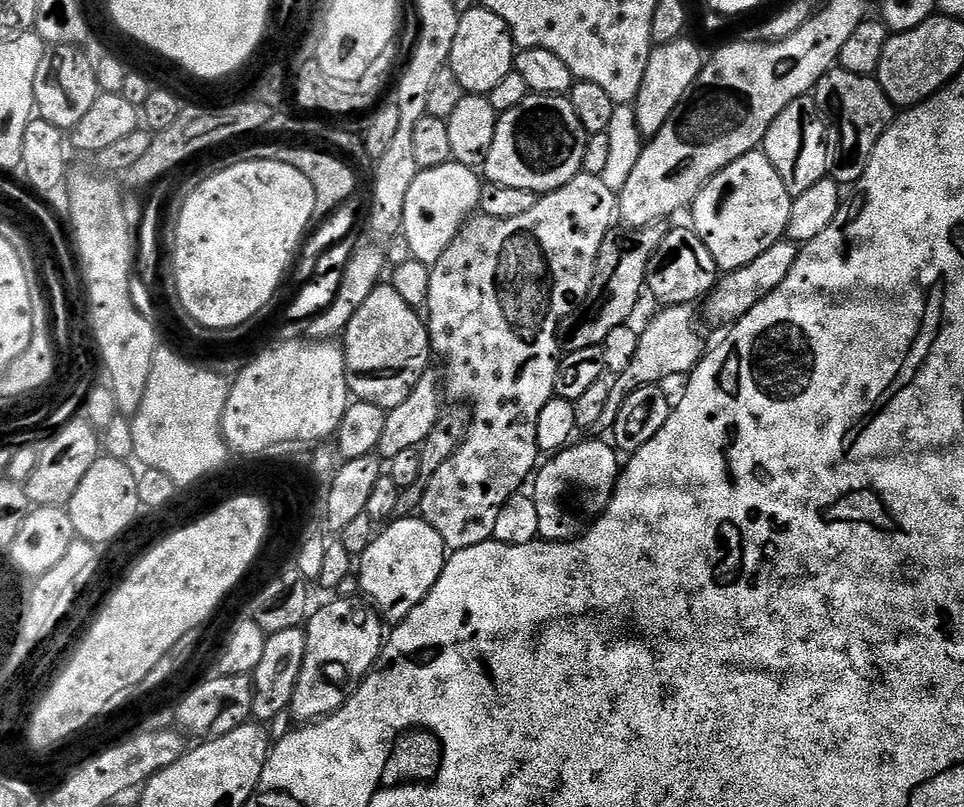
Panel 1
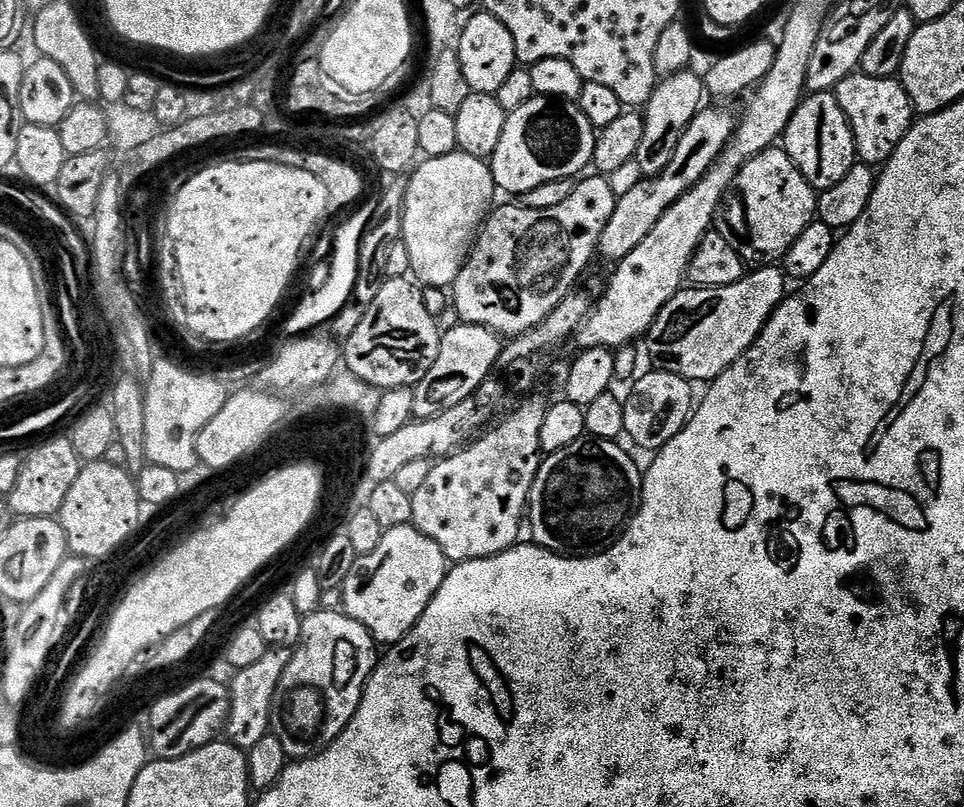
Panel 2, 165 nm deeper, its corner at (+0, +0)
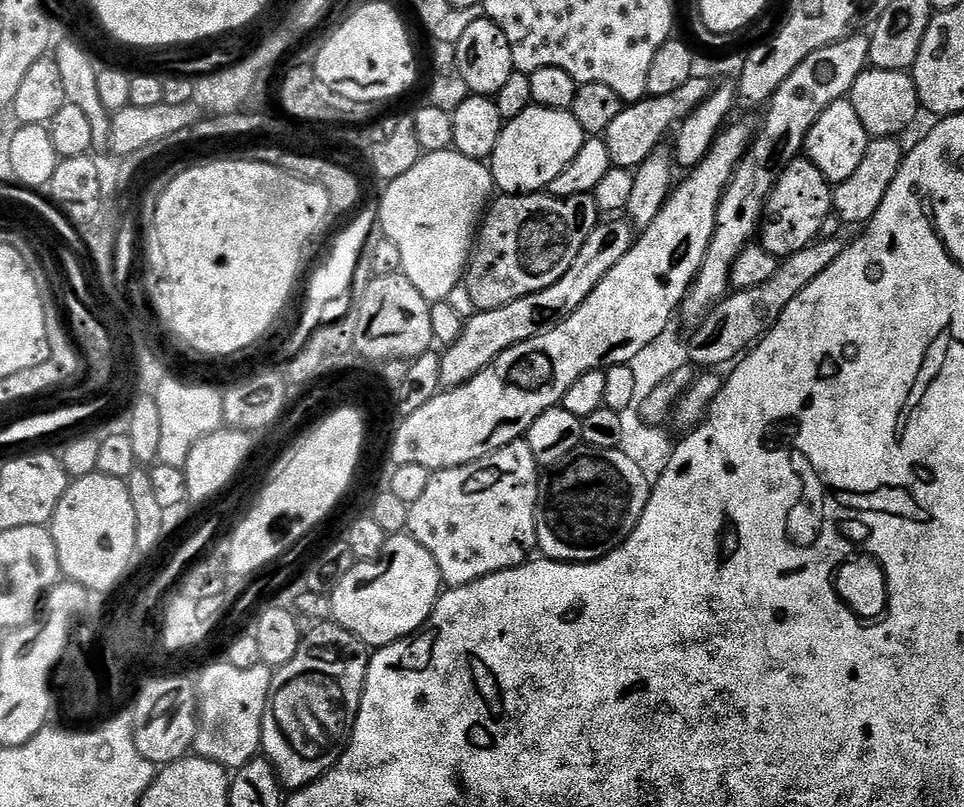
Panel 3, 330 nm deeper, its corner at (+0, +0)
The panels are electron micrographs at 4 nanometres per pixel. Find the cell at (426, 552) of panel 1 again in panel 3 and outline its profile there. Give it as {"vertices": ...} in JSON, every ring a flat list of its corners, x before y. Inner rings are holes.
{"vertices":[[407,534,389,536,384,553,378,559,365,564,357,562,350,574,346,574,342,582,338,582,331,594,332,620,350,634,357,636,369,649,384,648,419,632,428,621,428,615,432,613,432,608,441,595,442,581,438,562,430,558,430,550,426,550,426,546,422,546,414,537]]}

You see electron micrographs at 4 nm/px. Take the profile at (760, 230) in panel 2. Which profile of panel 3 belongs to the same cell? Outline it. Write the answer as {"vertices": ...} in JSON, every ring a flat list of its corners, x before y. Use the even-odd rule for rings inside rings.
{"vertices":[[797,158,784,168,784,173,776,180,776,185,768,200,764,204,764,214,758,225,758,242,770,254,778,258,793,256,798,250,802,250,808,244,817,243,821,235,823,223,826,216,832,210,832,190,833,185,829,184,828,179,806,158]]}

